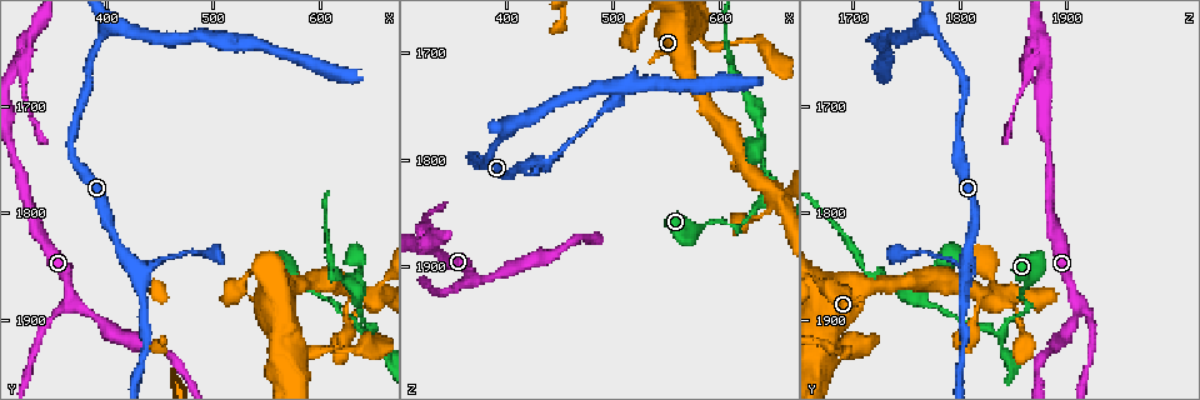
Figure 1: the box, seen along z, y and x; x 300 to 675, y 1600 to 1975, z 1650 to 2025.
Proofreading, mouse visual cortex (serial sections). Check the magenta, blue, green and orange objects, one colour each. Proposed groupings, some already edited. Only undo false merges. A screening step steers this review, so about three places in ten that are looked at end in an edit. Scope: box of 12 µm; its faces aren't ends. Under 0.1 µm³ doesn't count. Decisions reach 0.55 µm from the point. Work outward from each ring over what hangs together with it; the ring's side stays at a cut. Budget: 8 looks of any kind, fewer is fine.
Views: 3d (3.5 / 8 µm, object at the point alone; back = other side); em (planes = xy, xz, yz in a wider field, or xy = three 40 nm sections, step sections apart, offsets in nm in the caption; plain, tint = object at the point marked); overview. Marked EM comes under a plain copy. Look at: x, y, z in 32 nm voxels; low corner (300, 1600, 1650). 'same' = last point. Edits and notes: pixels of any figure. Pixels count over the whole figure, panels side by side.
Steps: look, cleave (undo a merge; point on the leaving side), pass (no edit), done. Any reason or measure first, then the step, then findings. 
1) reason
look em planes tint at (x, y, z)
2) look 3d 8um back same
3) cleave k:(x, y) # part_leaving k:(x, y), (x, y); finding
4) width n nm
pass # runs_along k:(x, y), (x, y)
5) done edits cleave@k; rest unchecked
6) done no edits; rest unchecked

abrupt turn
look 3d 3.5um at (422, 1844, 1804)

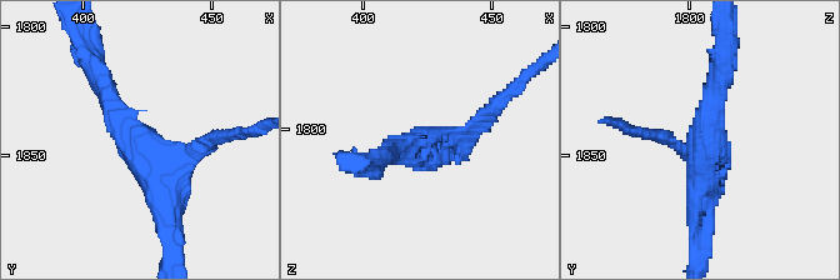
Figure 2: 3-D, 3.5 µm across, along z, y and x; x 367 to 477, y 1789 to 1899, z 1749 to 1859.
pass # runs_along 2:(98, 74), (175, 211); continuous, no second cell

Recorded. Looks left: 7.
three-way junction
look 3d 3.5um at (368, 1880, 1910)

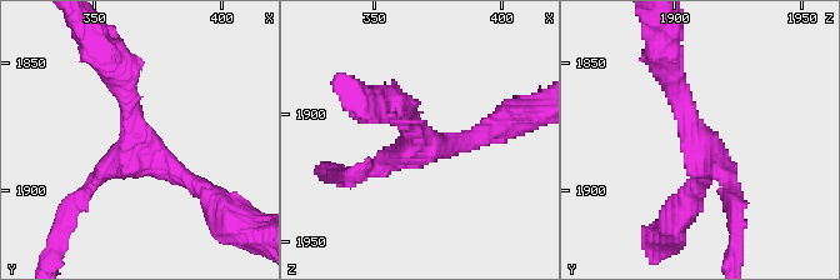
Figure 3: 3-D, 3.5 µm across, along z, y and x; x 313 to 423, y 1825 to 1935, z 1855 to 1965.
arms 3; arm_widths 250, 250, 300 nm; shape alone is not enough
look em xy step 1 tint at (369, 1883, 1911)

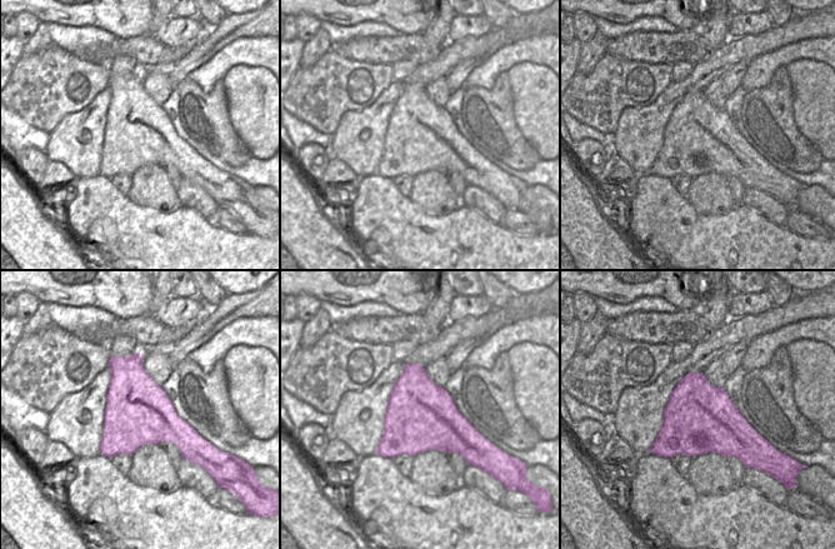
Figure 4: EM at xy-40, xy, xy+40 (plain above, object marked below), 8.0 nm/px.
pass # continuous, no second cell

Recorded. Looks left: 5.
three arms meet
look 3d 8um at (640, 1912, 1838)

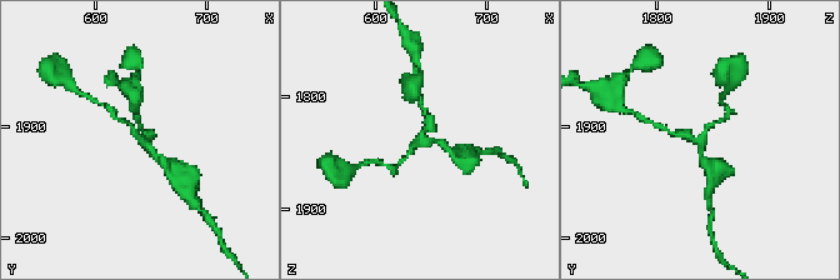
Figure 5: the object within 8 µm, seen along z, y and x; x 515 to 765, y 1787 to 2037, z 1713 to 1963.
arms 3; arm_widths 150, 200, 250 nm
look em planes tint at (642, 1914, 1840)

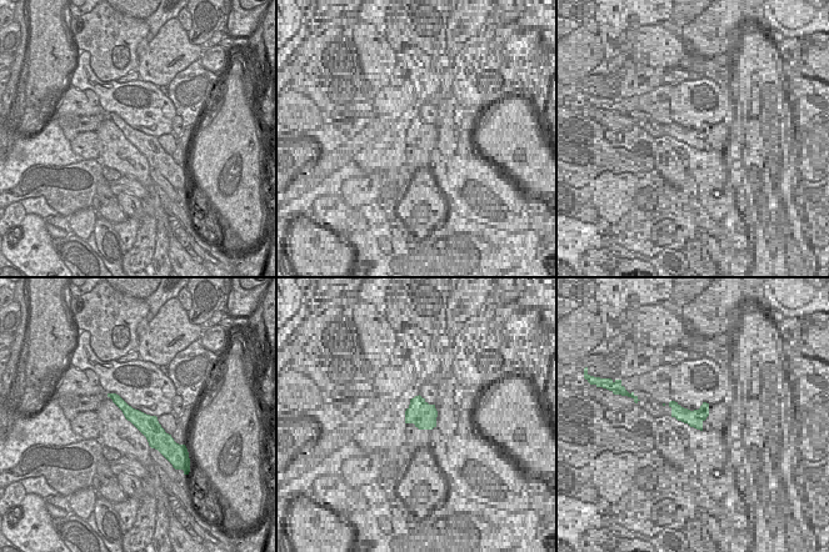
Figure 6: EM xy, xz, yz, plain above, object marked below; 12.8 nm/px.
cleave 5:(424, 110) # part_leaving 5:(424, 130), (429, 118), (418, 86); two cells meet here

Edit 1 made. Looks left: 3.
done edits cleave@5; rest unchecked

